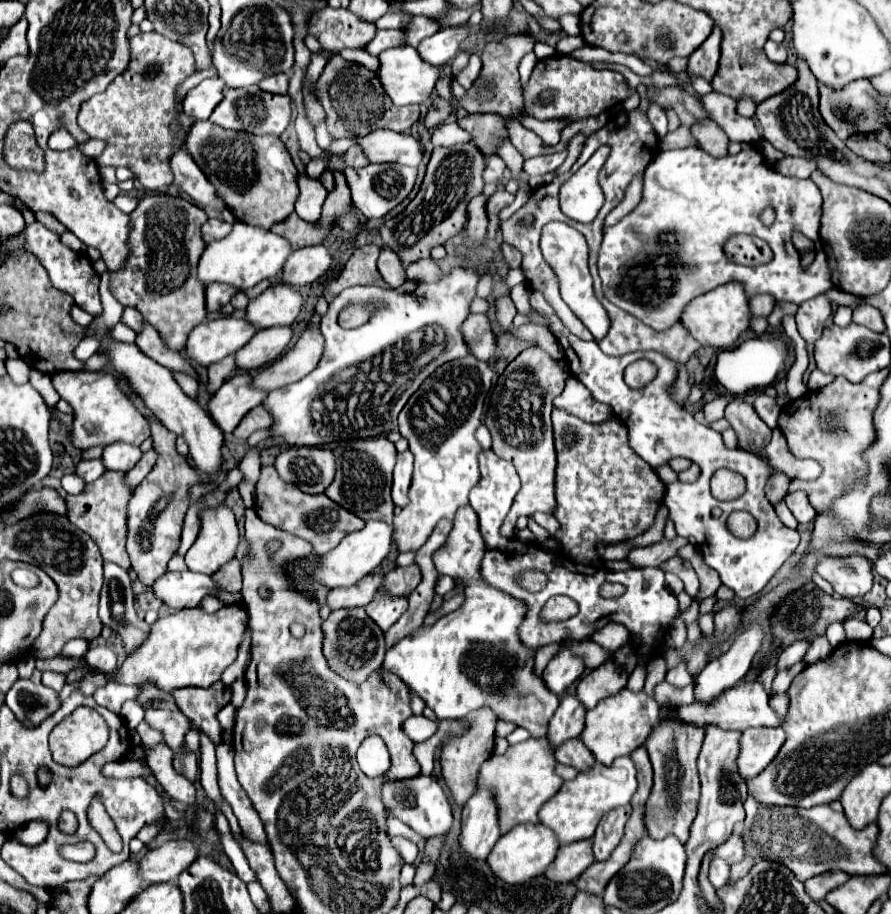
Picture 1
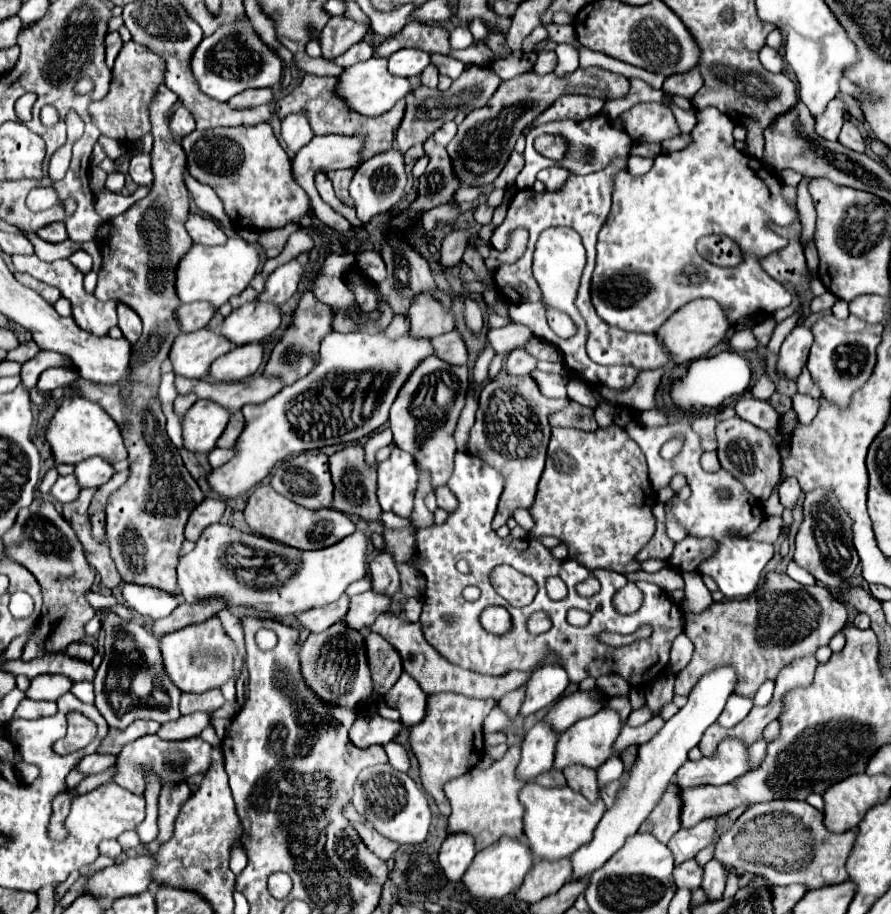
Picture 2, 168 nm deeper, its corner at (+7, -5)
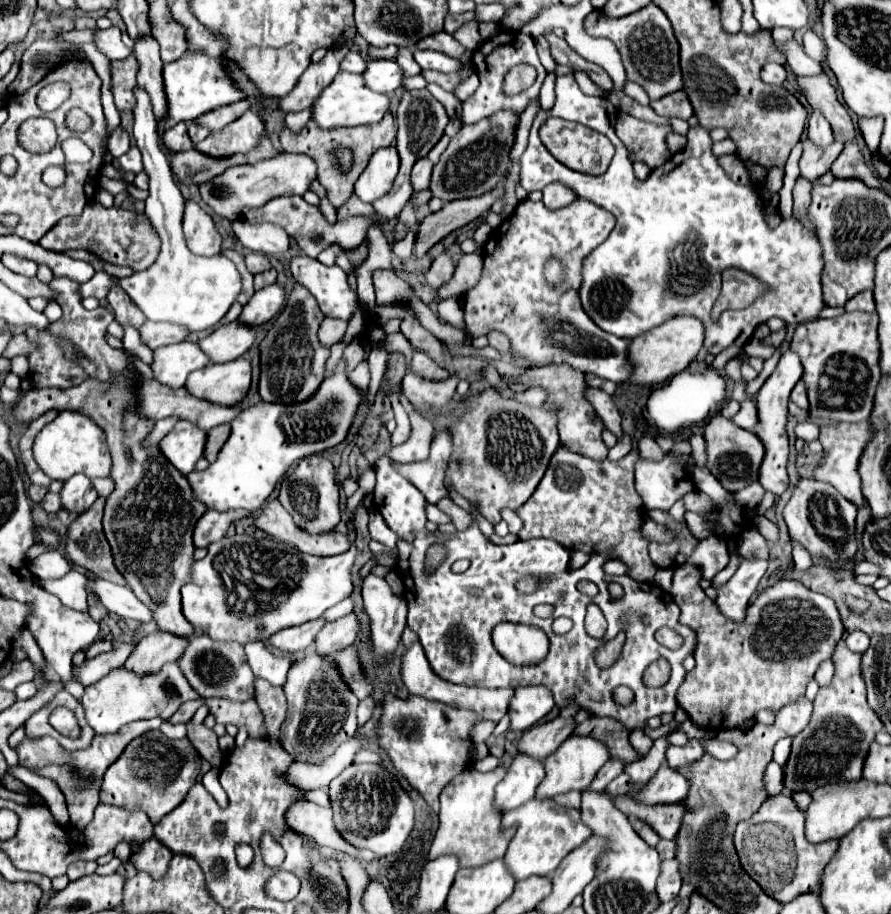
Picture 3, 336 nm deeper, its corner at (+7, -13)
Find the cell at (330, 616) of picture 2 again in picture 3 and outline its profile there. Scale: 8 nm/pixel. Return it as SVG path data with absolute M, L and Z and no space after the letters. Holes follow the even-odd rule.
M317 618L311 620L309 624L301 624L297 628L285 628L277 634L273 634L267 640L269 648L275 648L283 654L293 654L293 652L305 652L313 646L313 636L317 636L317 632L323 628L325 620Z

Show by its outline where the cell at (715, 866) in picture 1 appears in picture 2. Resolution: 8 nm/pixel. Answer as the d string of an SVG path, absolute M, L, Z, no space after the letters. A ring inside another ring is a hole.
M687 860L687 862L683 862L681 866L675 868L673 878L675 878L675 884L679 888L687 888L687 890L693 892L693 890L701 888L703 868L697 864L697 860Z

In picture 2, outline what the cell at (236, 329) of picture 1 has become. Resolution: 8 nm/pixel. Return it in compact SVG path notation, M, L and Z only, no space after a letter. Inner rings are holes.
M203 328L189 334L179 334L169 352L175 374L185 378L207 378L211 364L233 350L235 344L225 336Z

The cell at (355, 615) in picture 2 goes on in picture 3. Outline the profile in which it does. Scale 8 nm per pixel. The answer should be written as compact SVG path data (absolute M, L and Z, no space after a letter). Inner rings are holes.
M347 614L335 622L325 624L315 638L315 652L325 658L339 650L345 650L355 642L357 630L359 630L359 620L355 614Z

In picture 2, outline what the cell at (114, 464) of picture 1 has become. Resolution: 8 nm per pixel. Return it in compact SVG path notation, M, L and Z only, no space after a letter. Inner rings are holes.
M93 456L89 460L79 462L75 466L75 474L77 474L81 488L99 488L115 474L115 468L109 460L101 458L101 456Z

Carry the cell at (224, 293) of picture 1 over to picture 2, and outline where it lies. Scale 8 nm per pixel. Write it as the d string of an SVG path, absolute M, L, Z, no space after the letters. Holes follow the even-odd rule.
M193 302L193 304L183 304L177 314L179 314L181 330L195 332L195 330L201 330L209 324L209 320L215 314L215 308L209 302Z

